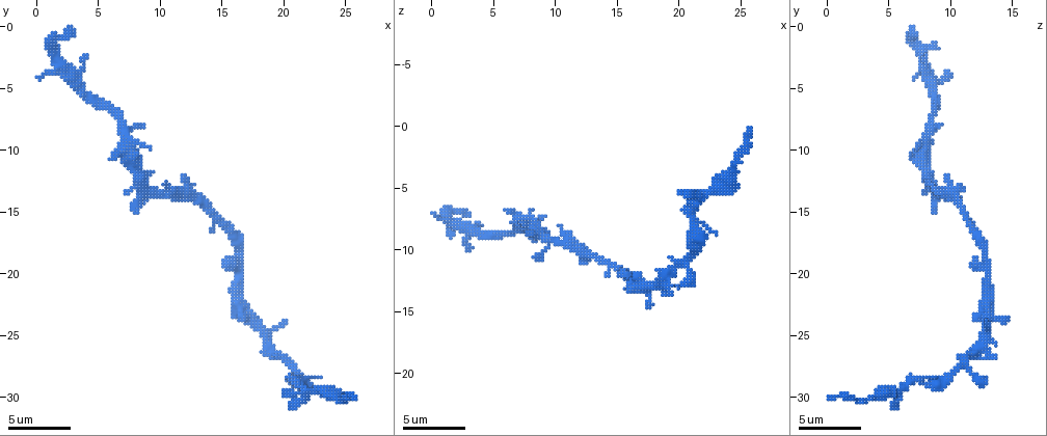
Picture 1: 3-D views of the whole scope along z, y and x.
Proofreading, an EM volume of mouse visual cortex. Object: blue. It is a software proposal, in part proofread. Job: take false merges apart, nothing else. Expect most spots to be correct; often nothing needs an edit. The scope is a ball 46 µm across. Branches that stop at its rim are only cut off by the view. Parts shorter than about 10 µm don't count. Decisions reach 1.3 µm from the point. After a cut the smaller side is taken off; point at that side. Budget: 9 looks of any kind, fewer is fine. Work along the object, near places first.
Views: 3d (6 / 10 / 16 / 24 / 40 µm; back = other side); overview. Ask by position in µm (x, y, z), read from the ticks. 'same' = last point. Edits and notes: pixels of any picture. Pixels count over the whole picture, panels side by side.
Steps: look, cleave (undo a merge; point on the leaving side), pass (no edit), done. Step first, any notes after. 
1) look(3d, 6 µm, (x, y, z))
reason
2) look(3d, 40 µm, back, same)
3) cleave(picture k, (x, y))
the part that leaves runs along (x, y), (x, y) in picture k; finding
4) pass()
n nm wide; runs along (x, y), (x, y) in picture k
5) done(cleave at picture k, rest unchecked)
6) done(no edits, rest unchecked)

look(3d, 16 µm, (11.4, 14.0, 9.8))
a narrow waist

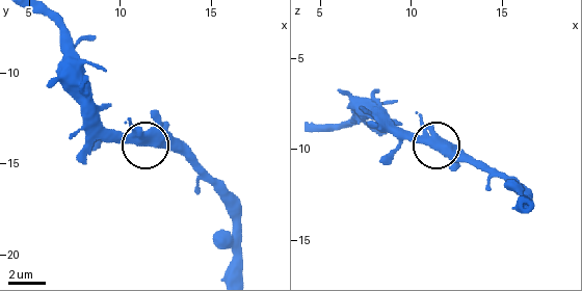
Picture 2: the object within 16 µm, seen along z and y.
pass()
one cell here

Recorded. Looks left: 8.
look(3d, 6 µm, (15.8, 16.6, 12.2))

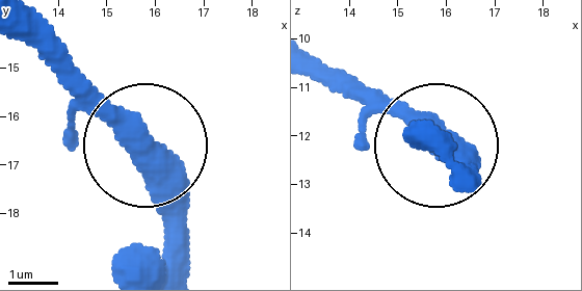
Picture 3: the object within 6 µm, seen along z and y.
pass()
460 nm wide; all the same cell

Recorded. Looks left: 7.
look(3d, 6 µm, (21.2, 28.8, 8.4))
two arms in line, one across

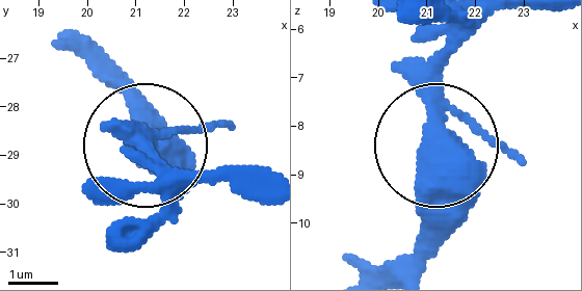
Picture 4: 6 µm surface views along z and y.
pass()
all the same cell

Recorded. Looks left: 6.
look(3d, 6 µm, (19.2, 26.6, 11.8))
calibre changes

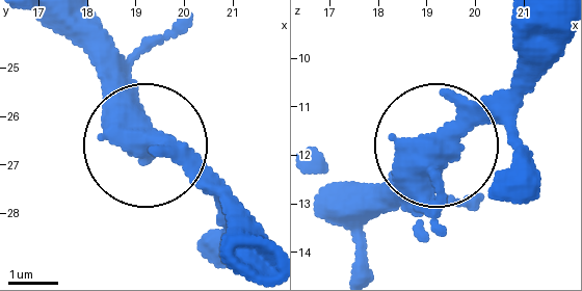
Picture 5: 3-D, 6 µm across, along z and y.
pass()
4 arms; runs along (58, 22), (137, 134), (182, 159), (253, 229) in picture 5; one cell here

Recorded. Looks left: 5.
done(no edits, rest unchecked)

